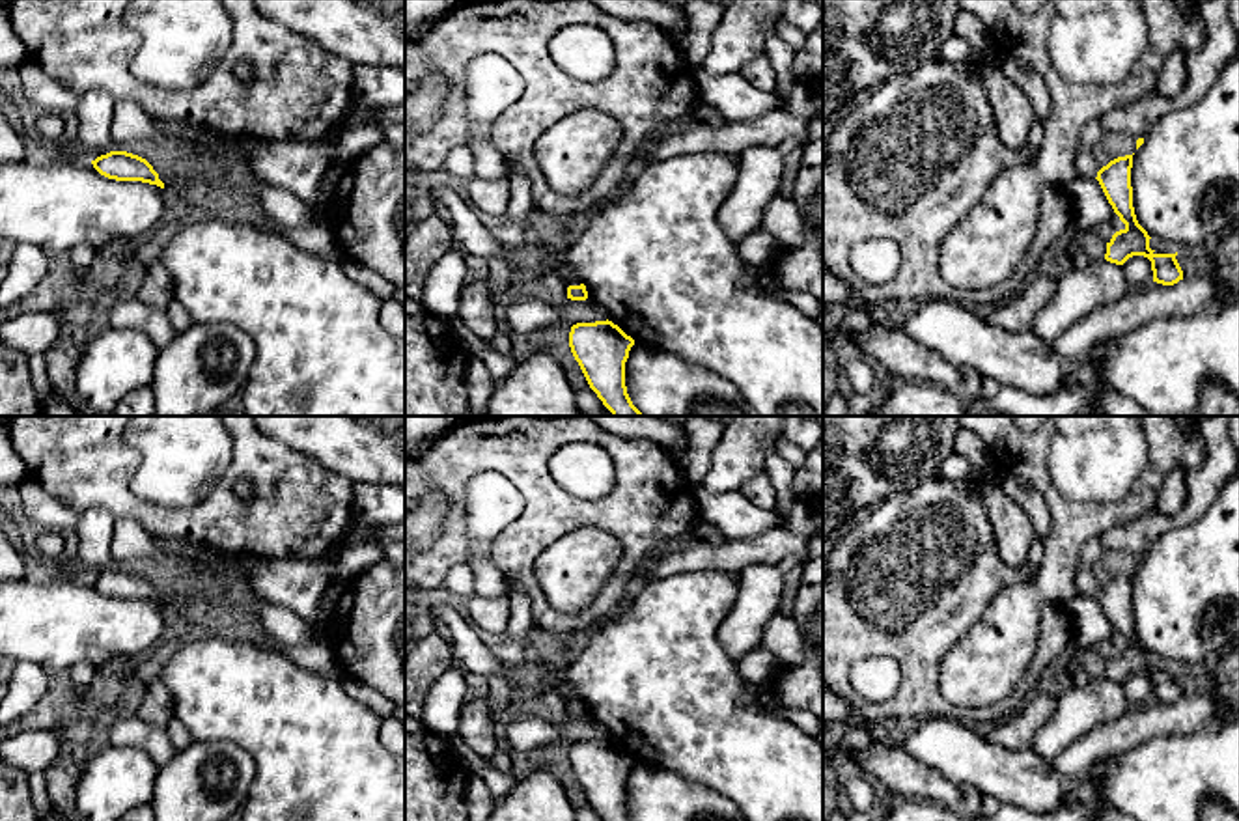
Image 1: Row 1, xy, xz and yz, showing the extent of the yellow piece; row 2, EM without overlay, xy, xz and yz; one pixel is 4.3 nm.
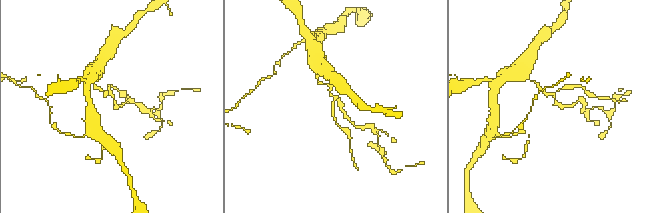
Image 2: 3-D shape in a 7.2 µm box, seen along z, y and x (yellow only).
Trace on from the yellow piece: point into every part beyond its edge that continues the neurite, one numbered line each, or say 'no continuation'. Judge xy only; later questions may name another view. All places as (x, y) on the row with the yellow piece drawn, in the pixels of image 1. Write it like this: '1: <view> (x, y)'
no continuation

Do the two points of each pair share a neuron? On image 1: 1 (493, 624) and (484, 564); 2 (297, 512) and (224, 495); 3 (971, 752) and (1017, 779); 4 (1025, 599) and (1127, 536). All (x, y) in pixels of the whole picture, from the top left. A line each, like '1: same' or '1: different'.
1: different
2: same
3: same
4: different

